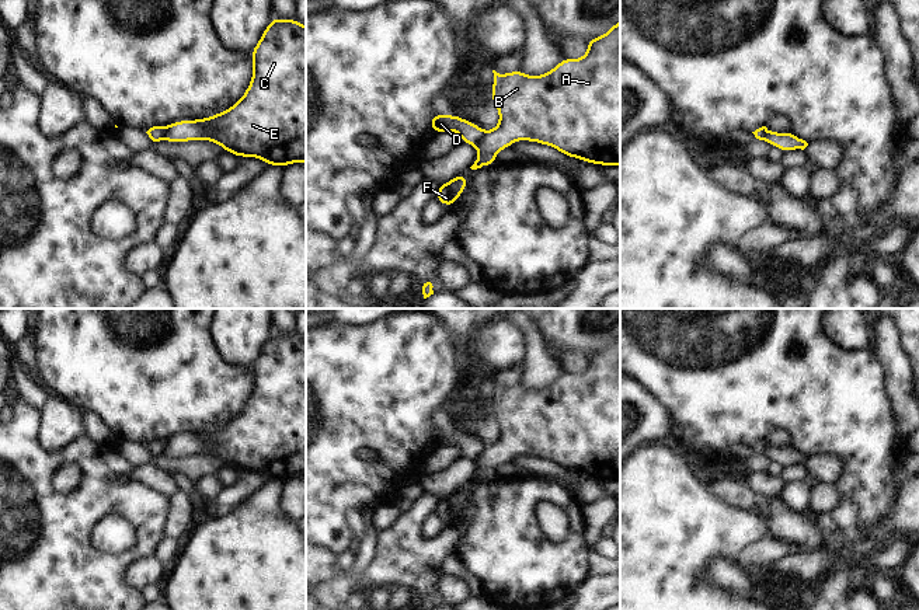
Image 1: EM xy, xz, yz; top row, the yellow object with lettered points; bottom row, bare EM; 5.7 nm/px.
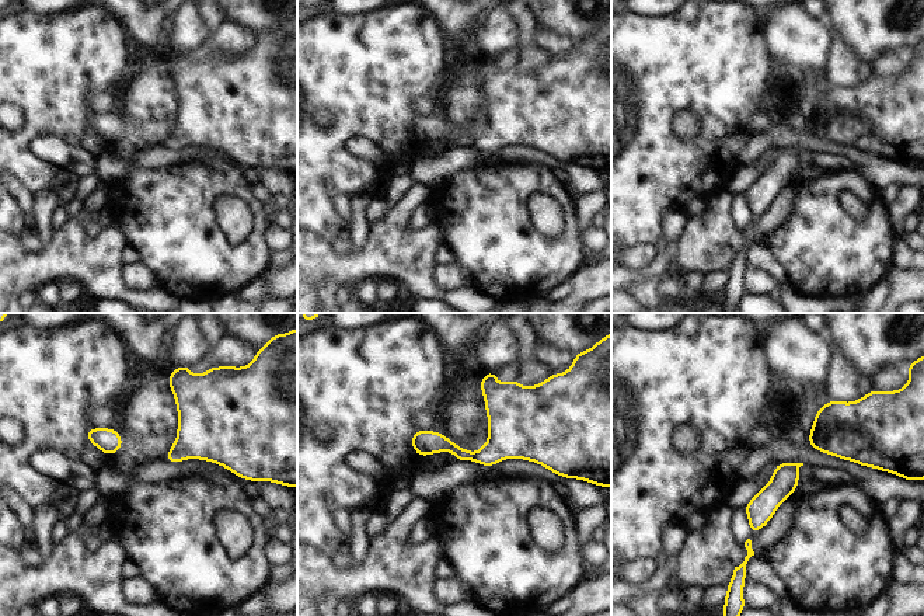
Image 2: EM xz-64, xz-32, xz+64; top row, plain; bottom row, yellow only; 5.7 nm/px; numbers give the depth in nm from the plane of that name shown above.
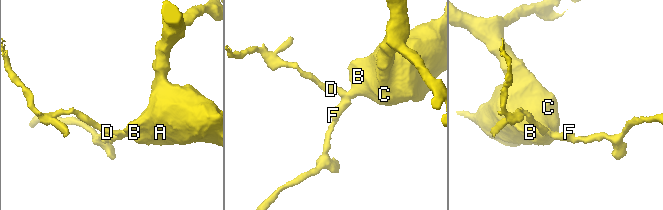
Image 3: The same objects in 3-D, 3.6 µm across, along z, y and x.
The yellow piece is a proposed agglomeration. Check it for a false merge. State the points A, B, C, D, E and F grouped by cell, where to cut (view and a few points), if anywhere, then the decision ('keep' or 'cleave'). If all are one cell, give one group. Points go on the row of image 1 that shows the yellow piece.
A B C E F / D | xy (169, 126), (163, 139) | cleave

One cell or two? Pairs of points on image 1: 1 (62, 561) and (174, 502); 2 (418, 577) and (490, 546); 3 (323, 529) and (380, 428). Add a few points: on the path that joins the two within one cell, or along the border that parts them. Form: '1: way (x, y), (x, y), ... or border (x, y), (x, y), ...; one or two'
1: border (170, 498), (163, 534); two
2: border (463, 519), (466, 523), (465, 532), (453, 551); two
3: way (323, 502), (323, 477), (354, 446); one

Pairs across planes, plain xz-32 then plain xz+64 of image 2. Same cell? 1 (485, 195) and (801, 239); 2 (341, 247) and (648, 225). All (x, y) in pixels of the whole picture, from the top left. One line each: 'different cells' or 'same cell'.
1: same cell
2: different cells

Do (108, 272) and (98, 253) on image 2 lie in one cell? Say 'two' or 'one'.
one

